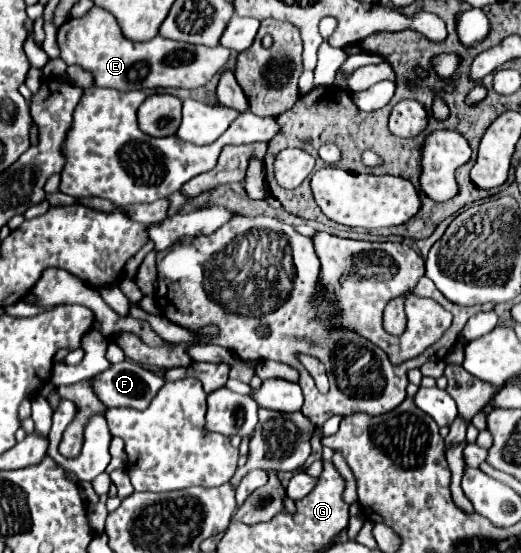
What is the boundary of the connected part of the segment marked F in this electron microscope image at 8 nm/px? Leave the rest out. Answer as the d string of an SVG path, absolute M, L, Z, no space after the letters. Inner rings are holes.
M124 360L94 376L90 384L94 394L106 408L128 406L144 410L148 408L152 396L156 396L164 380L148 368L132 360Z

